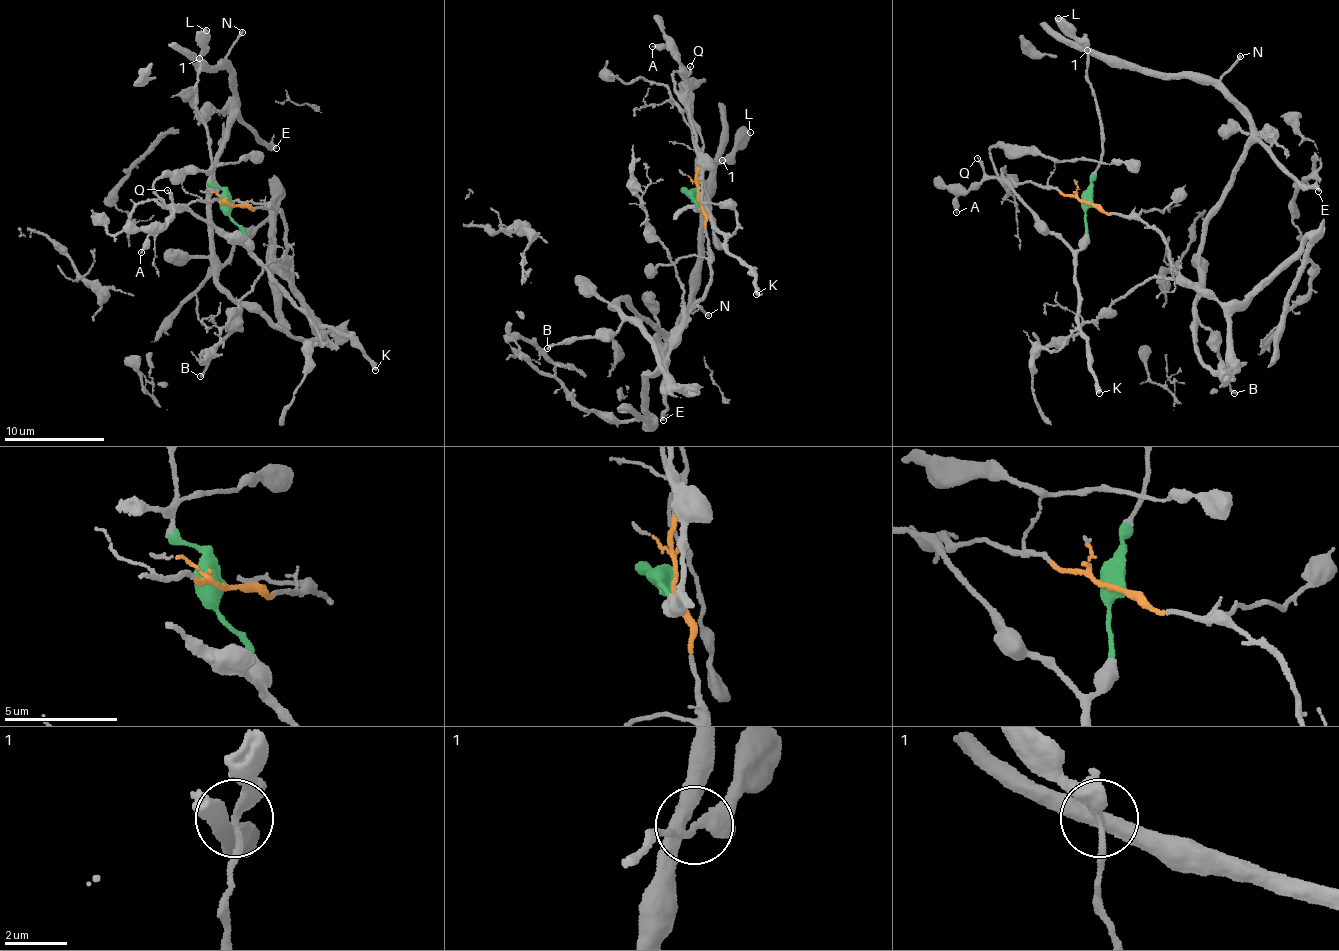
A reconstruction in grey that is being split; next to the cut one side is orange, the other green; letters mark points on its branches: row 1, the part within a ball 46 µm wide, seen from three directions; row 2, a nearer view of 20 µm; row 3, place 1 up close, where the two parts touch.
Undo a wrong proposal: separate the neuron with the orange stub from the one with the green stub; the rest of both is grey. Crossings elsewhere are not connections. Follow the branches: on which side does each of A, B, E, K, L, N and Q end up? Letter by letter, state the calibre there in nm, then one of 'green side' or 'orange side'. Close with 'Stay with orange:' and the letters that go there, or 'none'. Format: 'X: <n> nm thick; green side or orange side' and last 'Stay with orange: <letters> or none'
A: 320 nm thick; green side
B: 190 nm thick; orange side
E: 200 nm thick; orange side
K: 400 nm thick; green side
L: 600 nm thick; green side
N: 200 nm thick; orange side
Q: 200 nm thick; green side
Stay with orange: B, E, N

